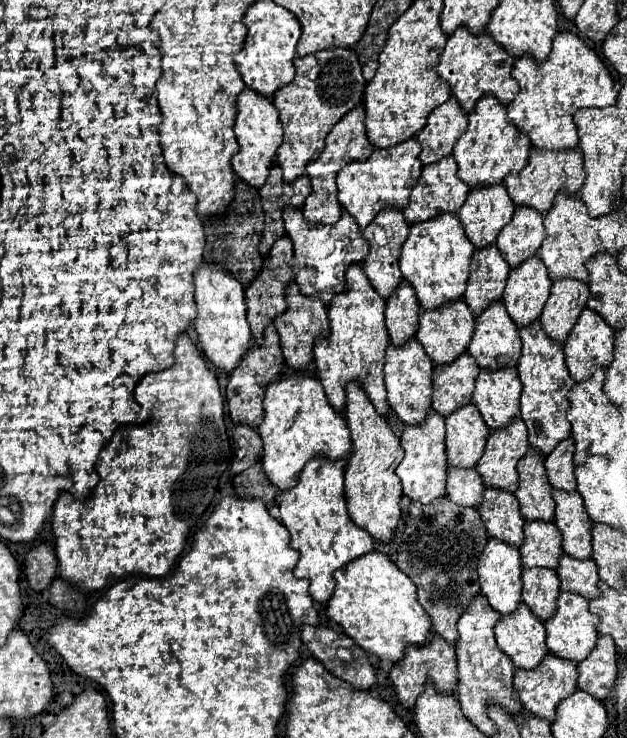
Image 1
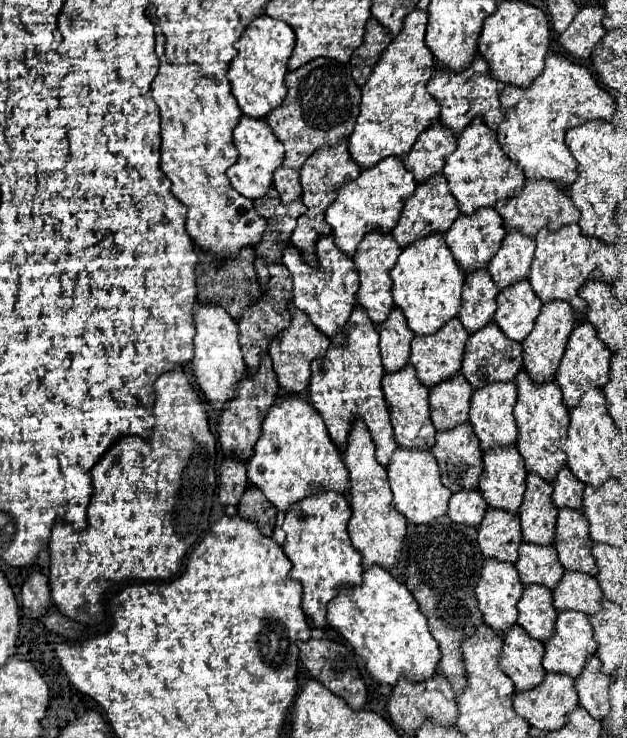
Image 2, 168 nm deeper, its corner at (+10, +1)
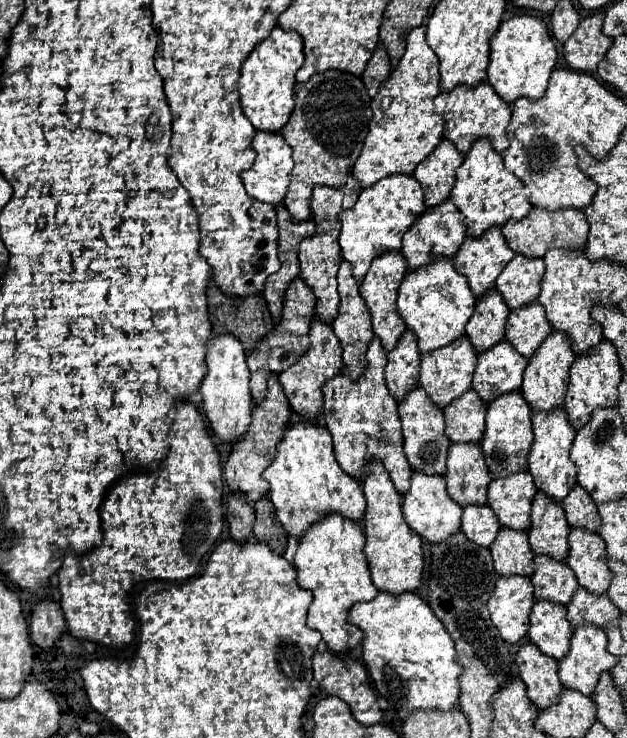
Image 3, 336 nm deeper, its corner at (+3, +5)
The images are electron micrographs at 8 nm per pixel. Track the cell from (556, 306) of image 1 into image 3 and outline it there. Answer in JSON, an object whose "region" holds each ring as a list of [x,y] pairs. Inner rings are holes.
{"region":[[[553,329],[547,339],[539,345],[539,349],[535,351],[535,355],[531,355],[529,365],[523,373],[523,395],[527,397],[527,403],[531,403],[531,409],[555,409],[559,405],[563,405],[565,399],[565,389],[569,383],[569,367],[575,359],[571,341],[567,337],[565,331],[557,331]]]}

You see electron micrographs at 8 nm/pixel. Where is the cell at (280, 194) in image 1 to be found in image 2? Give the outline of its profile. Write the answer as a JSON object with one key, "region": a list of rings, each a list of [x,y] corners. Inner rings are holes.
{"region":[[[270,189],[270,193],[262,199],[254,201],[254,207],[258,211],[260,217],[264,217],[268,221],[266,233],[260,241],[260,245],[256,247],[256,273],[258,273],[258,283],[262,285],[262,289],[268,285],[268,261],[280,261],[284,247],[290,243],[290,235],[296,227],[296,219],[300,215],[304,215],[306,207],[302,205],[300,199],[296,199],[296,203],[292,205],[282,205],[278,199],[278,193],[274,189]]]}

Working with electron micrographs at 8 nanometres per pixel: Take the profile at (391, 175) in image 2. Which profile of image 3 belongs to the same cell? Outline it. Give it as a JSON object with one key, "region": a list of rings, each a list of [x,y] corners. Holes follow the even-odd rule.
{"region":[[[393,173],[379,179],[375,185],[363,189],[357,203],[351,209],[339,213],[341,255],[347,261],[351,261],[353,277],[359,283],[367,273],[367,267],[371,265],[371,259],[375,259],[375,255],[401,247],[403,233],[411,227],[411,223],[417,219],[419,211],[423,209],[425,209],[425,201],[423,201],[423,189],[419,187],[419,181],[413,175]]]}

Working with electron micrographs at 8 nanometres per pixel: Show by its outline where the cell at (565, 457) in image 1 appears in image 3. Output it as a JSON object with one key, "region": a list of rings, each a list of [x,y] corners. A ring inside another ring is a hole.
{"region":[[[581,485],[571,487],[571,491],[563,499],[561,507],[565,509],[565,515],[567,515],[567,521],[569,521],[571,527],[583,527],[583,529],[589,529],[589,531],[599,529],[597,505],[593,503],[591,495]]]}

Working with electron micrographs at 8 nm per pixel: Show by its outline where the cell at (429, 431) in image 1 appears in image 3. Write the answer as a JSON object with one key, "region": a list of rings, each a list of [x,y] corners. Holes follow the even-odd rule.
{"region":[[[413,471],[411,475],[411,487],[407,493],[403,493],[403,515],[407,525],[417,531],[421,537],[429,539],[431,543],[437,543],[439,539],[445,539],[447,535],[459,531],[461,527],[461,505],[455,503],[447,489],[443,475],[425,475],[421,471]]]}

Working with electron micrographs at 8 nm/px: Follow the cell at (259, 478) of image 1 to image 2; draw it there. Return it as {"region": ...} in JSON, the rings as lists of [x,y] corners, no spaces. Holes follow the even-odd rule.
{"region":[[[256,487],[246,489],[246,493],[242,495],[242,501],[238,505],[238,515],[246,517],[250,521],[256,521],[260,531],[264,535],[272,535],[274,525],[276,525],[276,509],[274,505],[264,497],[264,493]]]}

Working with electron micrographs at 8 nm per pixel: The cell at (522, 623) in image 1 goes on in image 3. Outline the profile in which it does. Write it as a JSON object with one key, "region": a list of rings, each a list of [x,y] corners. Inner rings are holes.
{"region":[[[525,643],[515,655],[519,665],[519,675],[527,685],[527,697],[539,707],[545,709],[557,701],[561,693],[561,681],[557,677],[557,661],[535,647],[535,643]]]}

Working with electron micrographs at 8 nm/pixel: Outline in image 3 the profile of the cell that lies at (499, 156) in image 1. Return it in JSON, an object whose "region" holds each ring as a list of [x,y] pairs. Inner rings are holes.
{"region":[[[485,137],[473,141],[471,149],[465,153],[463,165],[455,171],[455,177],[457,181],[451,191],[451,199],[463,213],[469,235],[481,235],[493,225],[507,223],[511,217],[521,219],[531,209],[531,201],[523,193],[525,185],[503,165],[503,157]]]}

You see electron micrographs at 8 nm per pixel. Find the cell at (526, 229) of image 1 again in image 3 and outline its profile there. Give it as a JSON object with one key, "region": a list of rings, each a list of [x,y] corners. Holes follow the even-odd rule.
{"region":[[[517,253],[495,281],[497,291],[507,301],[509,309],[521,307],[523,303],[535,301],[539,295],[539,281],[543,277],[543,259],[533,259]]]}

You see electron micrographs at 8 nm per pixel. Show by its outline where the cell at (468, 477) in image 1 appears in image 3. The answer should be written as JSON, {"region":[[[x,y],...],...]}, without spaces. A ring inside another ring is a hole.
{"region":[[[467,505],[463,507],[461,531],[475,543],[489,547],[499,531],[499,521],[489,505]]]}

